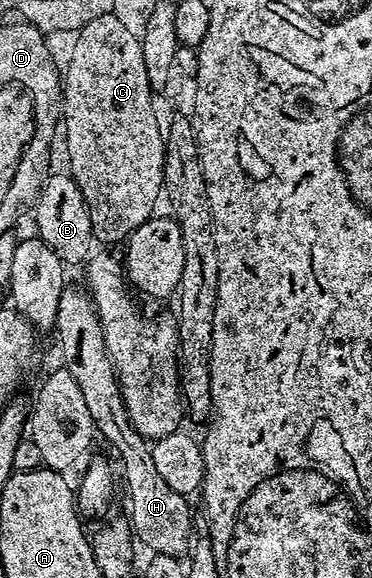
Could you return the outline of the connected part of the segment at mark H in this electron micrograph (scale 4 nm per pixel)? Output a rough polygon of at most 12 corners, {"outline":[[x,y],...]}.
{"outline":[[85,286],[60,293],[52,328],[94,430],[118,450],[137,542],[191,550],[187,496],[130,424]]}

